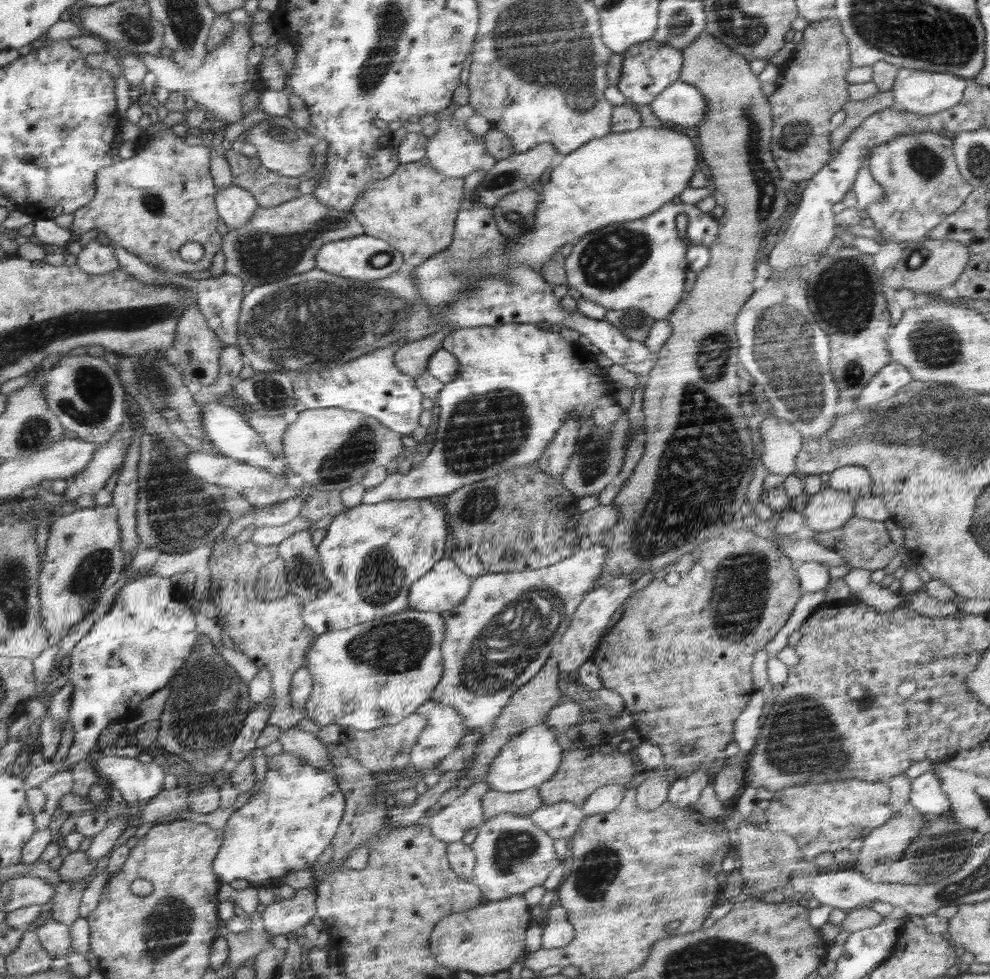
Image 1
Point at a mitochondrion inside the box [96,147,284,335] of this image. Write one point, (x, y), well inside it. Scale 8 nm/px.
(155, 204)

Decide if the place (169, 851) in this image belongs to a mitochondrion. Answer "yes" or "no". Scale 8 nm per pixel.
no

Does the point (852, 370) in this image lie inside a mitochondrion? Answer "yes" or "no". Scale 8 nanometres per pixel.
yes

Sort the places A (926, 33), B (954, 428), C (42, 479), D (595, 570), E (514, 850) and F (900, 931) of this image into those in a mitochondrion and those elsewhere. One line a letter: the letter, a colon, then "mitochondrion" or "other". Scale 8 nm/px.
A: mitochondrion
B: mitochondrion
C: other
D: other
E: mitochondrion
F: other

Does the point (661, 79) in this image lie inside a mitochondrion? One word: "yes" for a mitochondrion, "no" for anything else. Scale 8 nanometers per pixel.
no

